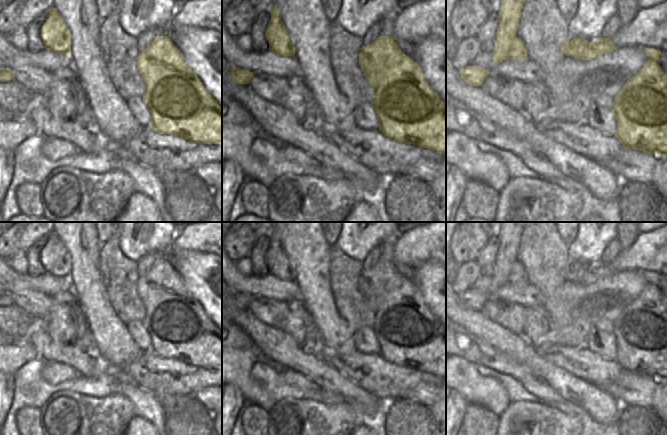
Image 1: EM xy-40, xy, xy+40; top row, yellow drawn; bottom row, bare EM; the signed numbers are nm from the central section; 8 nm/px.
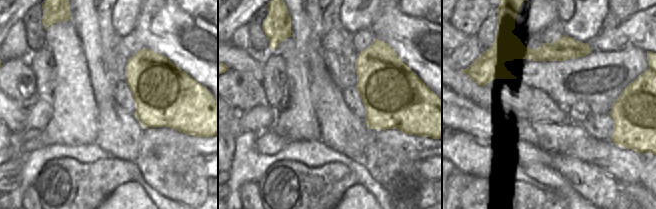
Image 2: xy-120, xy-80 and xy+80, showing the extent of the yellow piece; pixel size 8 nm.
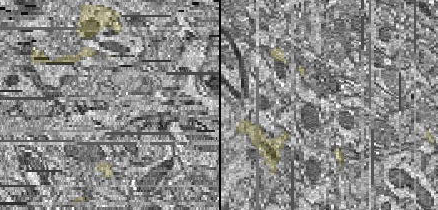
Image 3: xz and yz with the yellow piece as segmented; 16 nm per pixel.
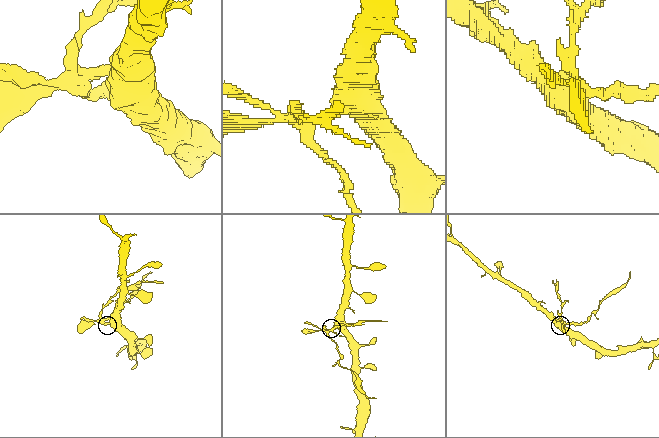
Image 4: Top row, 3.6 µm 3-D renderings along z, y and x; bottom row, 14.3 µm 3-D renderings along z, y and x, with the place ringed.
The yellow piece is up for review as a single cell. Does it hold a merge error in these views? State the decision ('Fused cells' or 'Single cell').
Fused cells

